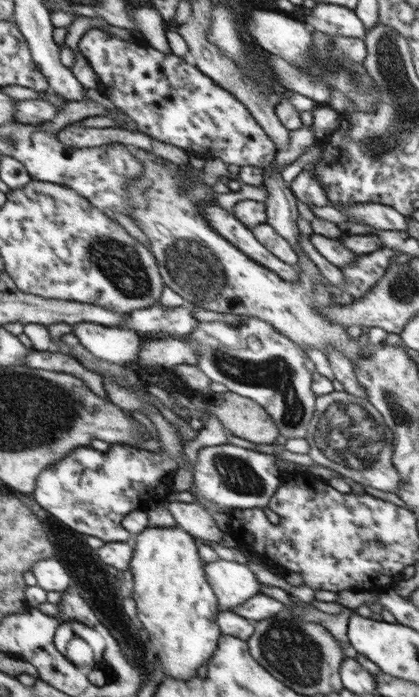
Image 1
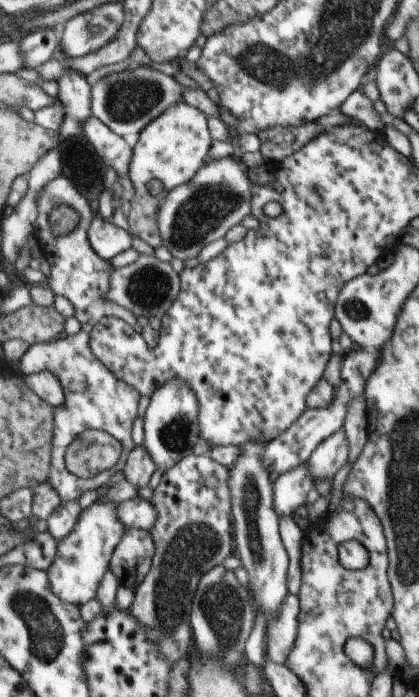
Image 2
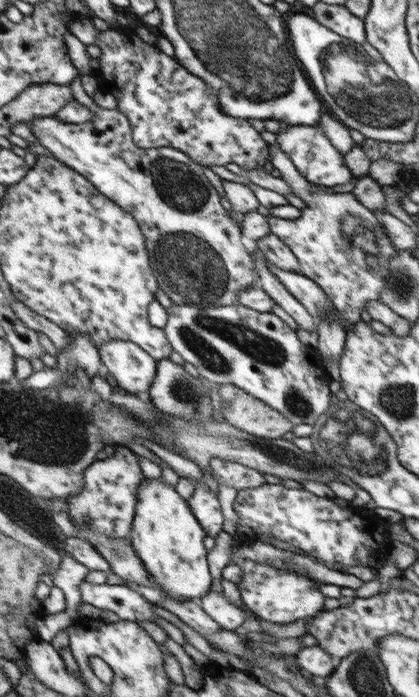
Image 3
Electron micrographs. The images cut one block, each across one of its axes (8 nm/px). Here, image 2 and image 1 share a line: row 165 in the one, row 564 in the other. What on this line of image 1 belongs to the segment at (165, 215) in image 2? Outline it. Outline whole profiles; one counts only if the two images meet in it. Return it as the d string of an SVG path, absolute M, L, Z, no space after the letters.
M218 558L202 566L221 610L236 612L238 606L260 592L260 582L246 564Z

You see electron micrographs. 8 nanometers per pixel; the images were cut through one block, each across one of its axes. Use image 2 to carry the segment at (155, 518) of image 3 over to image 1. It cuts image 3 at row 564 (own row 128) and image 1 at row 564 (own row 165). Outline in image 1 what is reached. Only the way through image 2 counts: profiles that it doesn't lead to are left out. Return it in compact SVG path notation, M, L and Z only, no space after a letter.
M148 527L138 534L129 564L137 616L149 634L148 640L158 648L157 658L165 675L182 681L192 680L196 670L210 662L222 635L216 624L219 602L206 580L198 547L196 539L180 527Z

